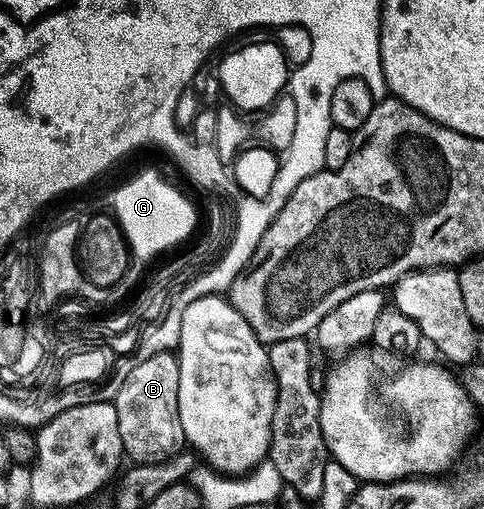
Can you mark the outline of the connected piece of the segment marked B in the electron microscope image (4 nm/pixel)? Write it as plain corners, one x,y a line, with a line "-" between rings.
158,352
158,356
150,356
150,360
139,362
126,376
126,382
119,389
114,405
118,412
118,432
122,435
122,444
129,463
166,462
185,449
182,419
178,416
179,371
180,359
175,353

